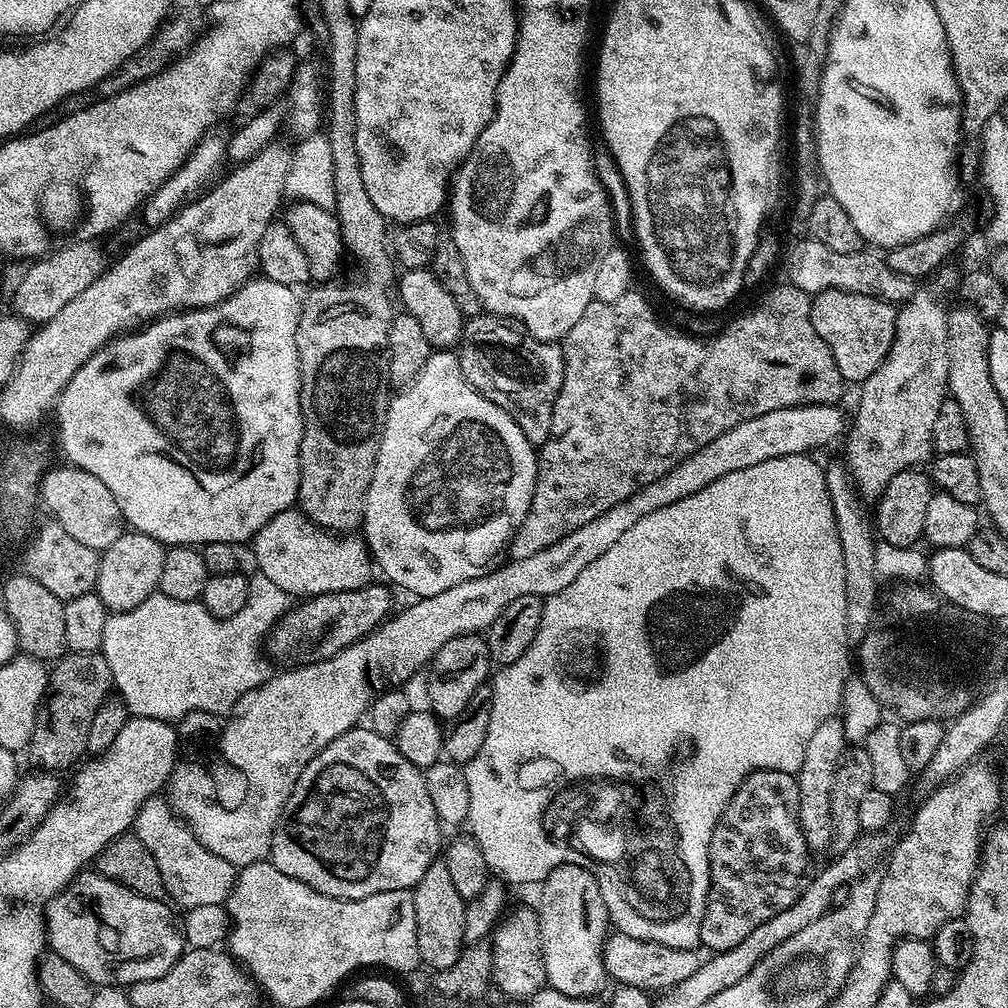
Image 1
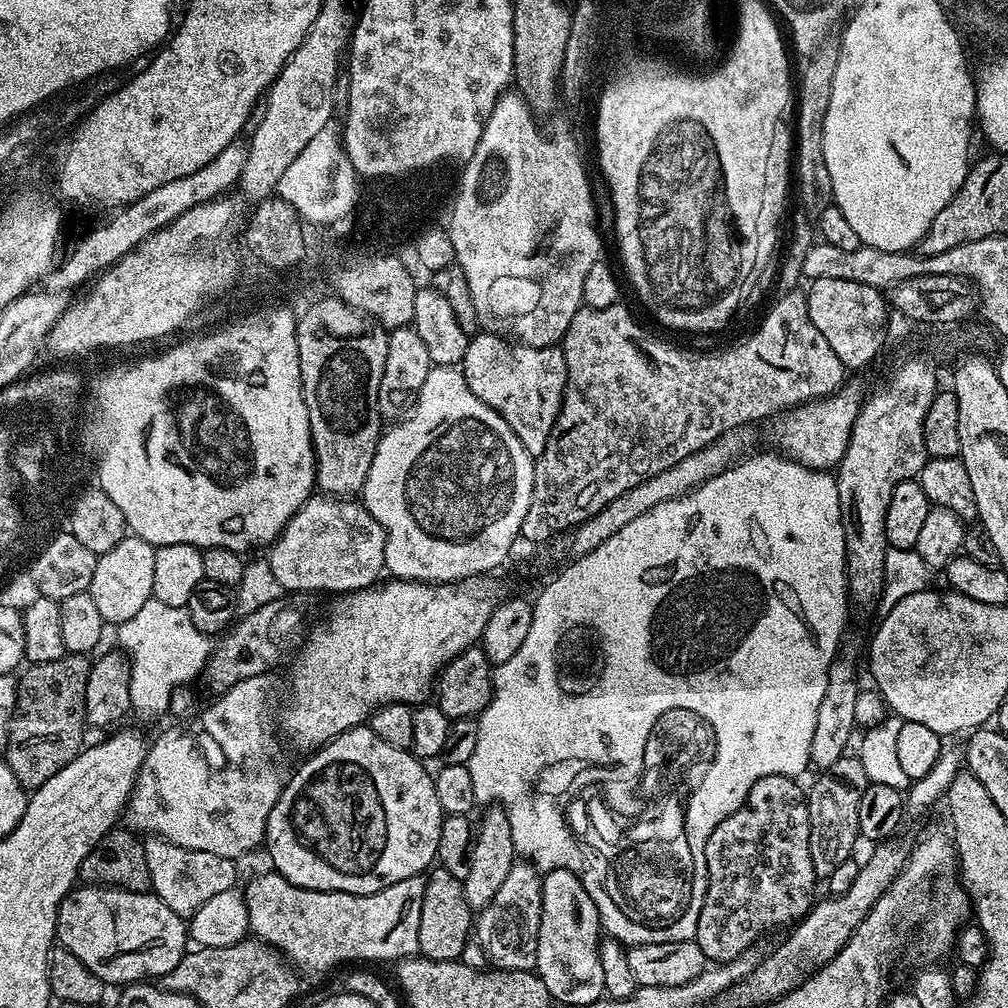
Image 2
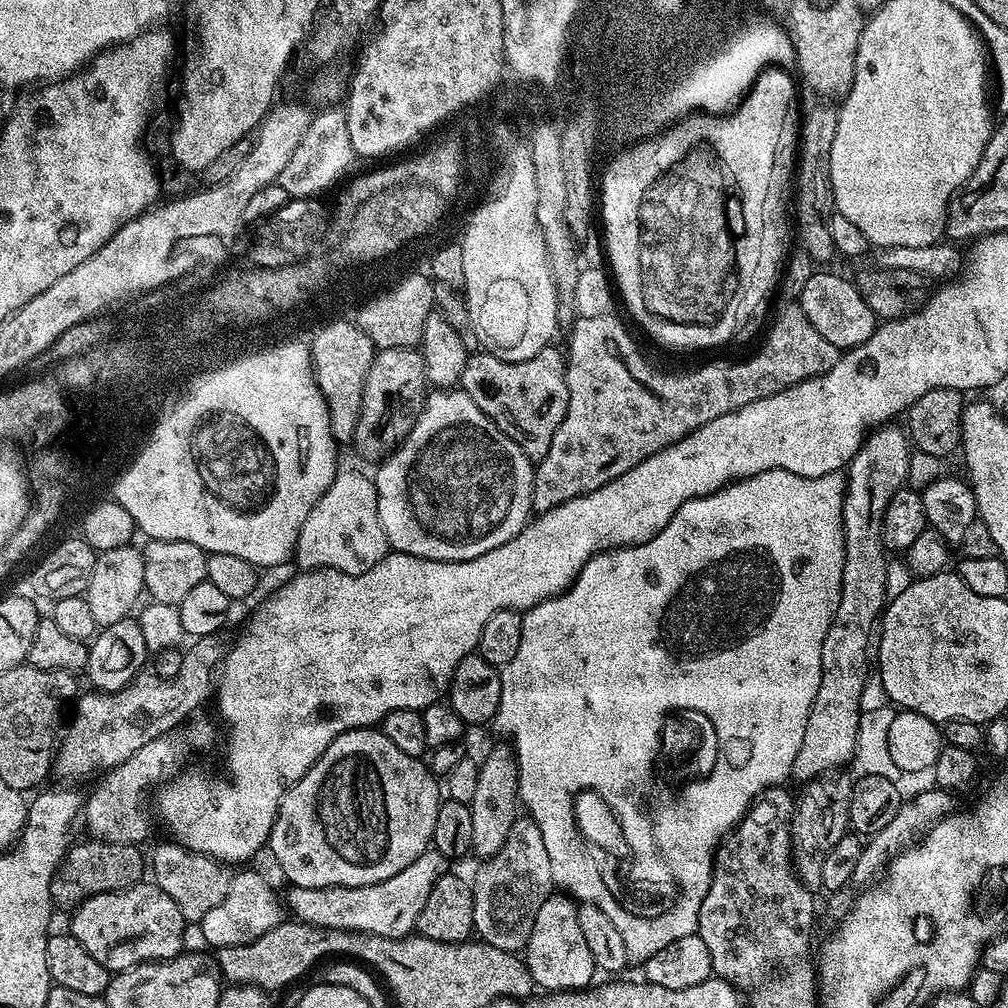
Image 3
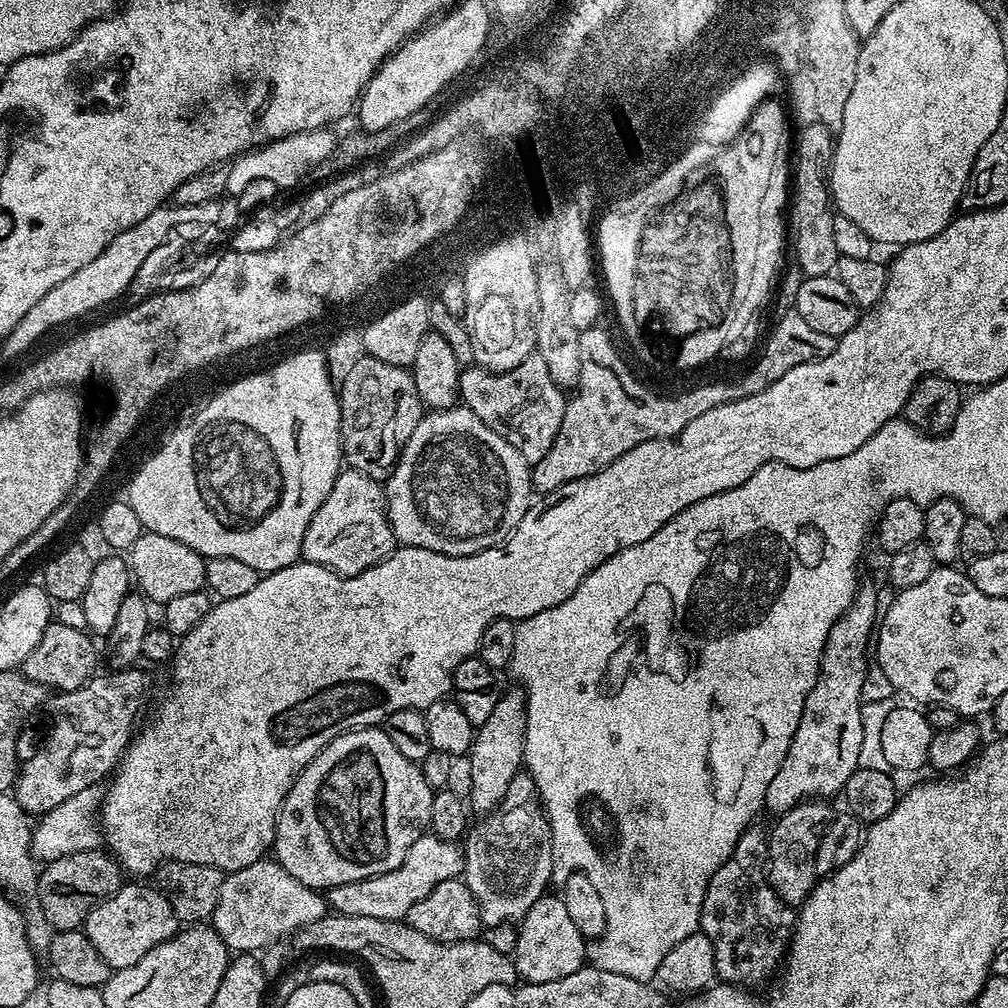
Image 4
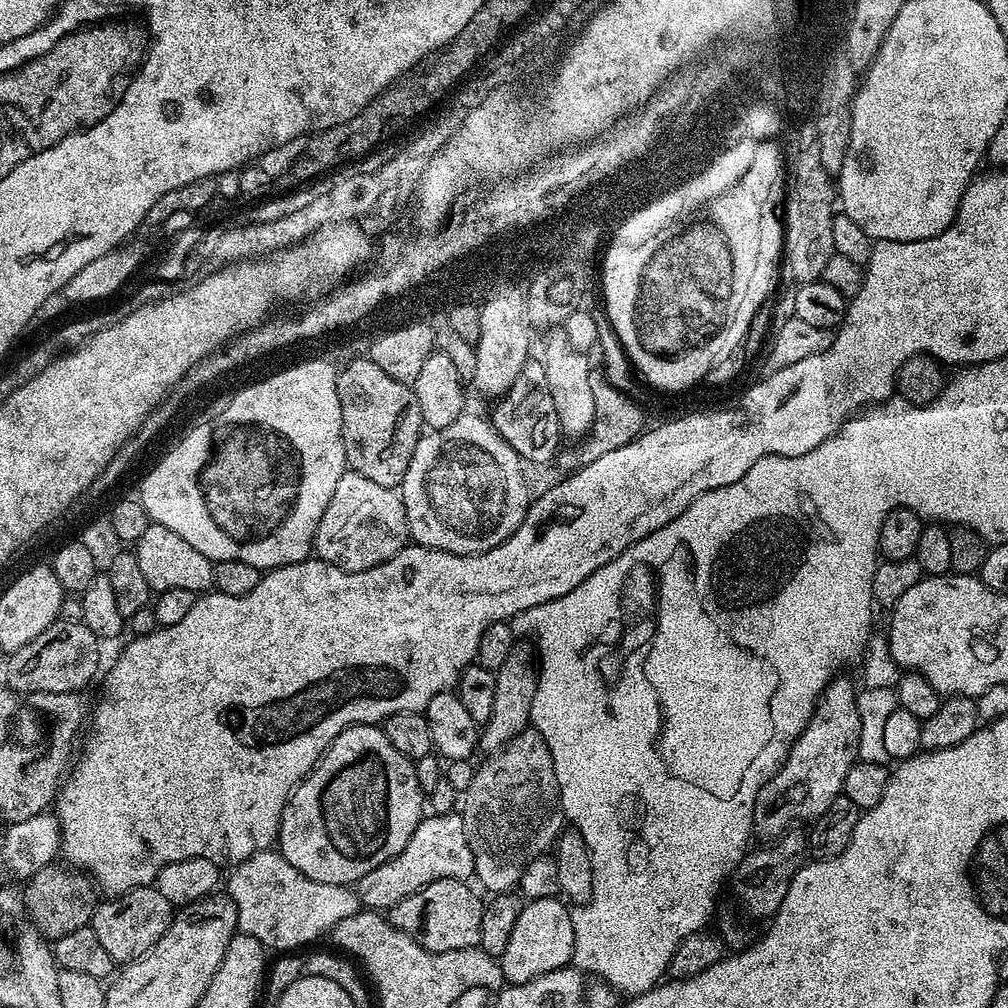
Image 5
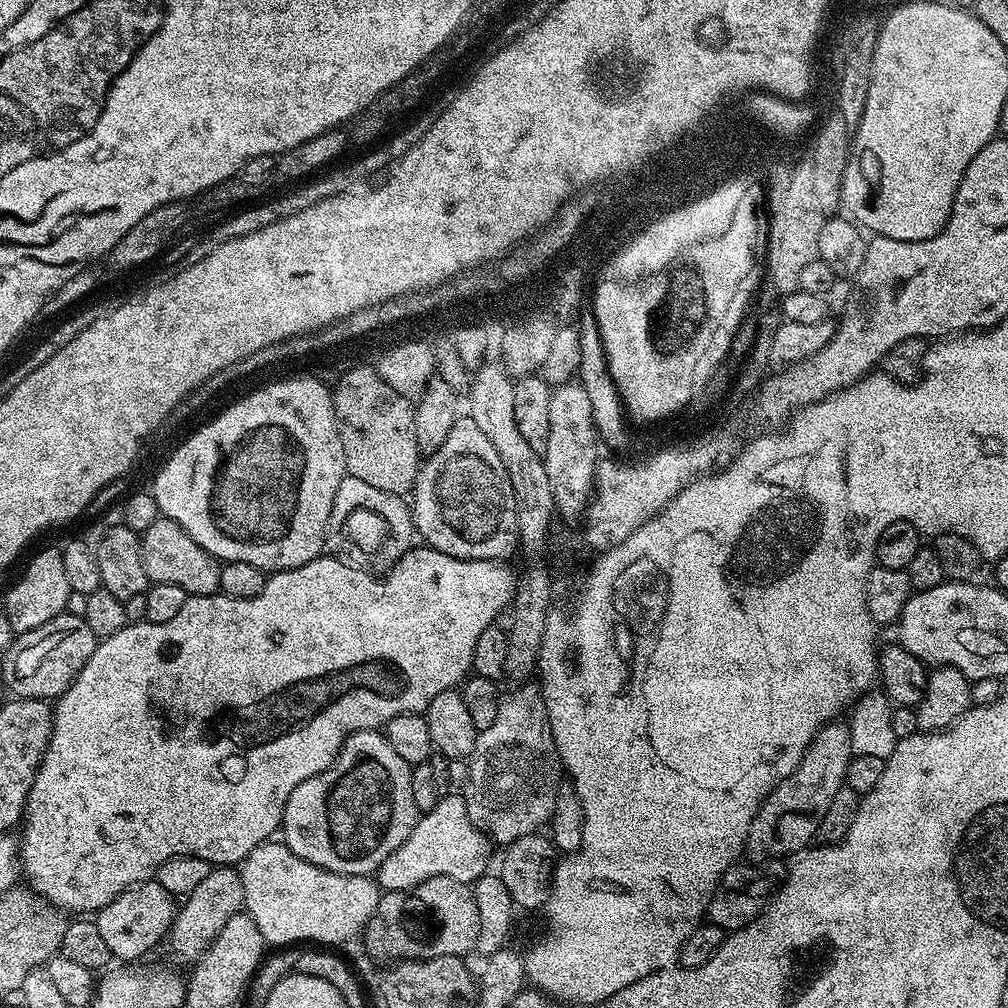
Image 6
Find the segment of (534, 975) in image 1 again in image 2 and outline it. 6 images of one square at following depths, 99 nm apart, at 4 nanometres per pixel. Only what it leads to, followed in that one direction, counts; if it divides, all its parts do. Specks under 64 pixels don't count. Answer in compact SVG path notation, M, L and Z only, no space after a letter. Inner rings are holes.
M517 862L513 864L510 874L506 874L506 879L502 882L502 887L498 890L498 894L494 894L494 898L490 898L488 905L479 909L478 915L475 917L475 939L480 939L480 948L485 952L486 955L489 956L490 959L492 959L491 967L493 969L502 972L531 972L536 967L536 951L538 950L538 926L540 925L540 919L542 918L542 886L540 885L542 876L539 871L536 873L535 867L537 868L537 865L532 862Z

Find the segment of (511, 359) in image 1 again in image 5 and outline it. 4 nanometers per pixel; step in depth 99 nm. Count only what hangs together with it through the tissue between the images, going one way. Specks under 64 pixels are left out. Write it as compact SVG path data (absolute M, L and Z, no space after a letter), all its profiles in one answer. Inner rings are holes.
M528 359L522 366L522 374L514 378L514 386L510 386L510 390L506 390L506 394L499 397L493 404L496 405L492 408L490 423L496 429L497 434L520 456L521 461L531 465L530 463L548 464L551 460L553 463L557 459L562 437L558 426L558 416L554 411L554 398L550 398L550 385L546 382L546 370L539 359Z

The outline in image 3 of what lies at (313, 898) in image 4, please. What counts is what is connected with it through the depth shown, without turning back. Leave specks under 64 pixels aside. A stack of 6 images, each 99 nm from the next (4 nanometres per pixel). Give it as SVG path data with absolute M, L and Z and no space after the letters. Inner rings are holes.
M240 872L231 877L228 881L228 889L226 890L226 898L222 898L222 902L218 902L218 906L214 906L214 910L210 910L210 914L206 914L204 920L199 921L198 928L204 935L204 940L208 944L213 944L213 949L229 948L230 946L242 946L254 942L258 938L262 938L262 934L266 934L270 930L274 930L282 922L280 916L280 904L282 908L282 900L276 897L276 892L272 889L272 884L260 872Z

